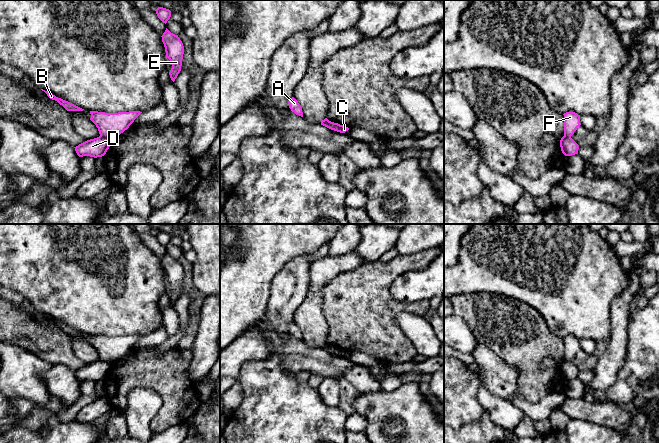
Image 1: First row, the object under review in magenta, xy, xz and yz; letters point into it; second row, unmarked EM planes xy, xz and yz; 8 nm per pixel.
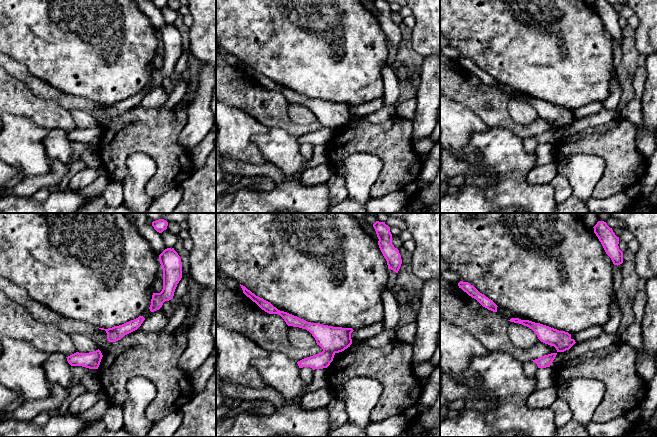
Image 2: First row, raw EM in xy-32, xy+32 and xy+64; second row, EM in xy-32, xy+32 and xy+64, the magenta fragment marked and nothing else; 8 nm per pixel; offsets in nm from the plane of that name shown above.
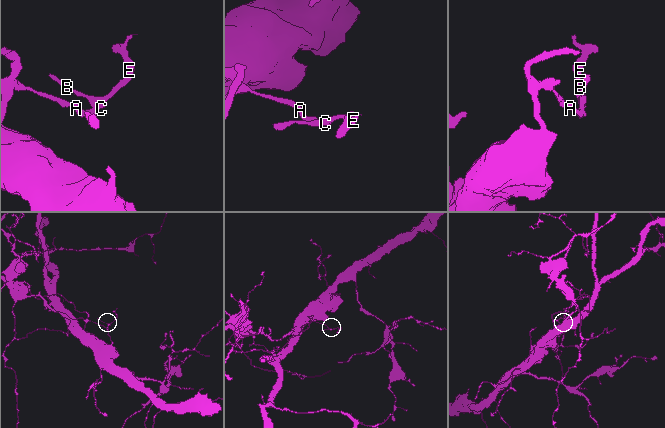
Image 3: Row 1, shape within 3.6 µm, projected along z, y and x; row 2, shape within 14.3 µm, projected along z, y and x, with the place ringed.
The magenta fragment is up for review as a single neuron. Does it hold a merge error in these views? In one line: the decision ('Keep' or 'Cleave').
Cleave

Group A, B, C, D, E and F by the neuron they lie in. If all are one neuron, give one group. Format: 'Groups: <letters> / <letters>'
Groups: A D / B C E F

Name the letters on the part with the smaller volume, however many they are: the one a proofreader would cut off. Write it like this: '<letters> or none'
B, C, E, F

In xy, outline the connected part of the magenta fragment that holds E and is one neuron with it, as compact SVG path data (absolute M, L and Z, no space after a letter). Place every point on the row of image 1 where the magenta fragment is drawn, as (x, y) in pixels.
M167 28L161 37L165 47L166 58L168 58L172 64L169 75L174 82L181 71L184 46L178 35L171 33Z

